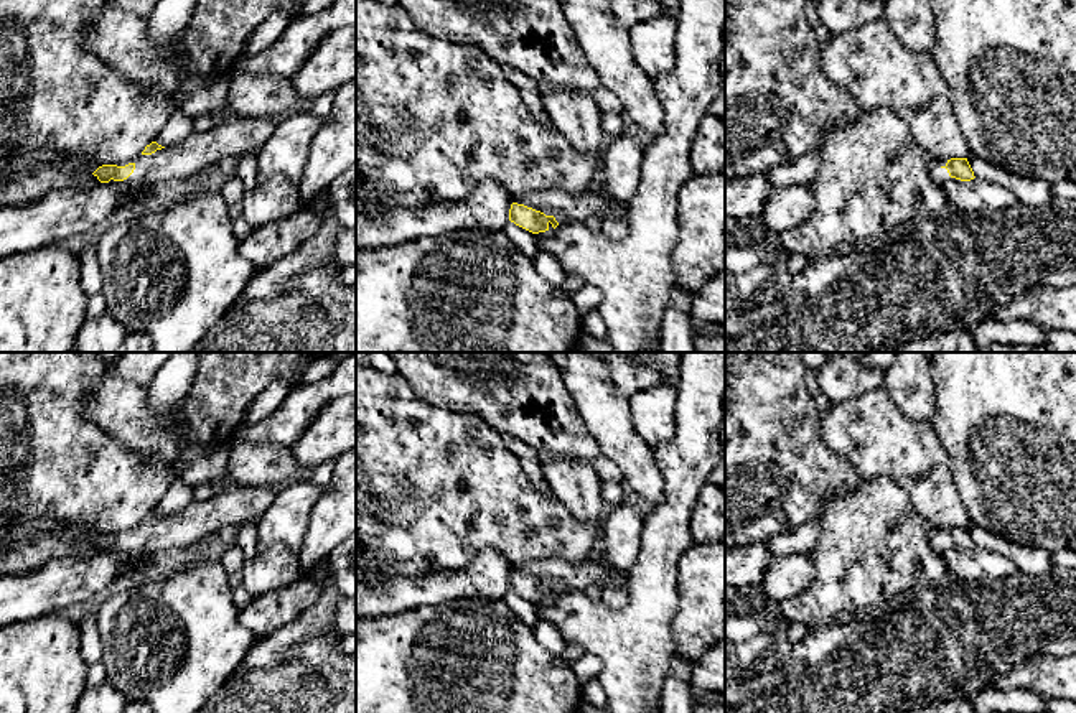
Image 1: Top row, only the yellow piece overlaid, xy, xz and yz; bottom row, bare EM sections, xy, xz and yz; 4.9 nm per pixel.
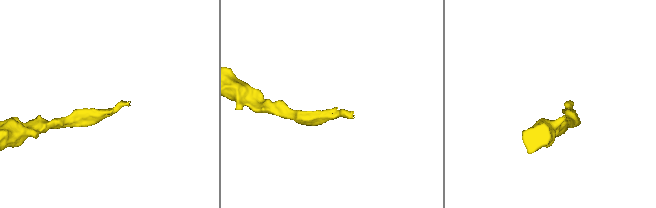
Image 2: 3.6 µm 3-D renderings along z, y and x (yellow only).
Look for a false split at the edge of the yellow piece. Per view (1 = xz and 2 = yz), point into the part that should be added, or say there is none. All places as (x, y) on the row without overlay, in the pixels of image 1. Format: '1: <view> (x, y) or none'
1: xz (564, 575)
2: yz (940, 544)

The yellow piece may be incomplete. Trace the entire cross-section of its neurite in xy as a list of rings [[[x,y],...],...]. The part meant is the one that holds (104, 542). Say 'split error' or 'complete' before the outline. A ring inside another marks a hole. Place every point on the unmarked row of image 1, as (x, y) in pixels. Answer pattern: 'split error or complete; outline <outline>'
split error; outline [[[227,487],[209,501],[193,501],[173,515],[152,510],[133,530],[102,534],[92,543],[101,552],[143,550],[148,555],[171,547],[194,545],[226,525],[257,522],[272,506],[277,492],[275,487]]]

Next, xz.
split error; outline [[[549,558],[539,562],[512,563],[509,590],[532,601],[545,601],[568,590],[585,591],[590,585],[600,588],[616,580],[613,568],[595,560],[568,562]]]

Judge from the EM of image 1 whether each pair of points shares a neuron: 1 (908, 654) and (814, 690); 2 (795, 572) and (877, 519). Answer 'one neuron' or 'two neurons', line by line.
1: one neuron
2: two neurons

